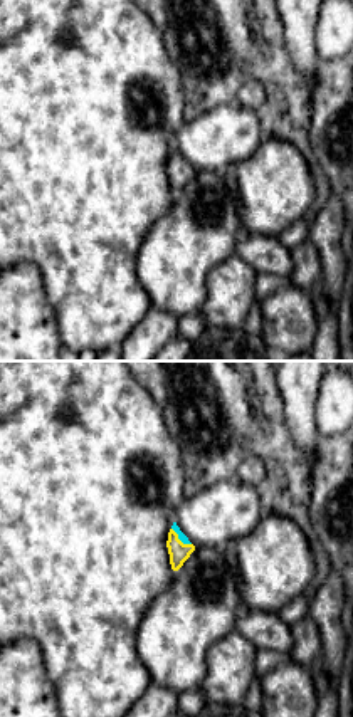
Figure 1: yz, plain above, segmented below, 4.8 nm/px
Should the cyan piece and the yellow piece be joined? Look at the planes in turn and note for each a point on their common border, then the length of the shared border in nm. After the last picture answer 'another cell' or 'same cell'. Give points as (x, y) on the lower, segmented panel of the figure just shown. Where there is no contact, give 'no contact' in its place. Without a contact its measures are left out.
meets cyan at (180, 539); contact 130 nm long

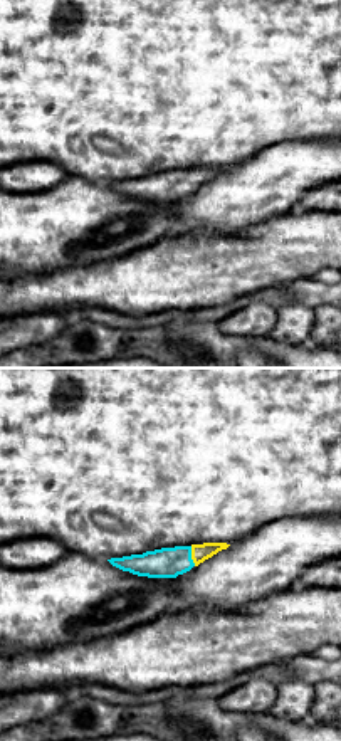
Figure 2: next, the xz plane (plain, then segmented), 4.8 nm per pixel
meets cyan at (190, 557); contact 100 nm long

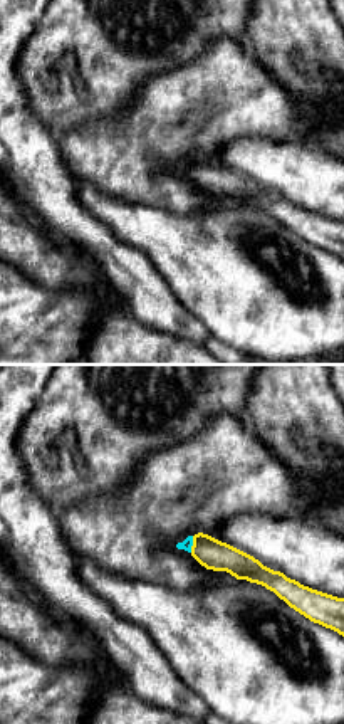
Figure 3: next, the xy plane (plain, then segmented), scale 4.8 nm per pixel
meets cyan at (192, 545); contact 80 nm long

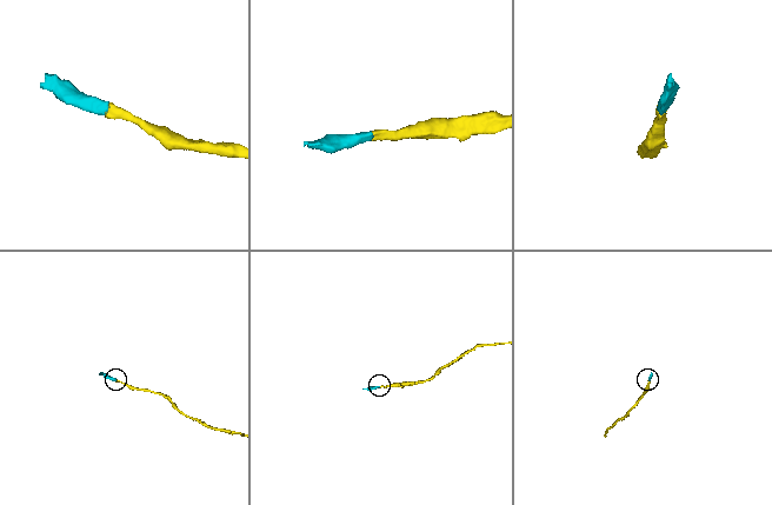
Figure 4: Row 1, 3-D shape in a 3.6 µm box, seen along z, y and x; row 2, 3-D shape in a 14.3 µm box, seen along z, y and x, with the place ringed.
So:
same cell

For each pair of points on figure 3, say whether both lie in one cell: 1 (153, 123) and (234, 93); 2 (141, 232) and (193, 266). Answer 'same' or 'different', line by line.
1: same
2: same

